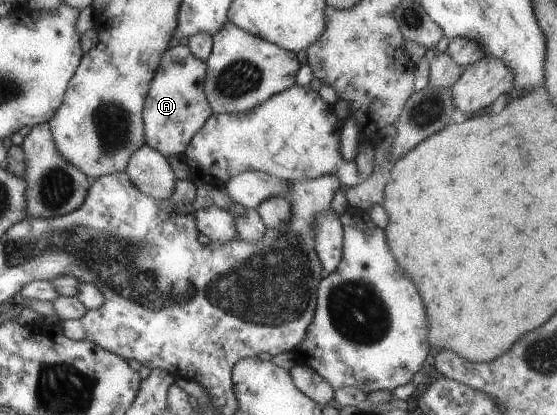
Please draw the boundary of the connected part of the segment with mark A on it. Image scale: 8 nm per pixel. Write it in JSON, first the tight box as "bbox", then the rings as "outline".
{"bbox":[142,46,213,158],"outline":[[[187,46],[167,47],[149,82],[142,109],[145,144],[163,157],[180,158],[192,136],[213,113],[203,91],[206,65]]]}

